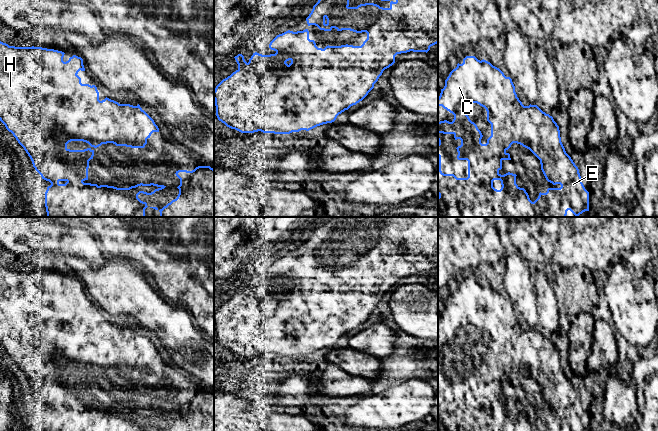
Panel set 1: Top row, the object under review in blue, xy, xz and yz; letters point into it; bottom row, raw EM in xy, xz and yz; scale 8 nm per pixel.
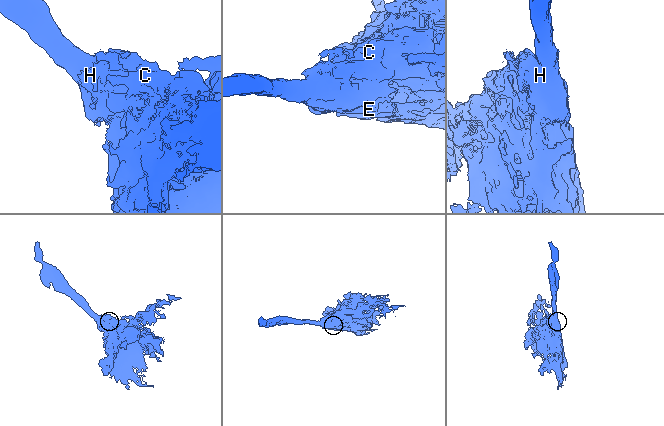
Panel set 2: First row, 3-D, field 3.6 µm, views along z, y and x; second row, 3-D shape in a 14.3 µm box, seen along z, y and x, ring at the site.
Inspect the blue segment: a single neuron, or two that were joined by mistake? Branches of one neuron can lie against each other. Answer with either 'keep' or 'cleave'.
keep

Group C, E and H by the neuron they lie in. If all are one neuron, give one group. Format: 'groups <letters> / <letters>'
groups C E H

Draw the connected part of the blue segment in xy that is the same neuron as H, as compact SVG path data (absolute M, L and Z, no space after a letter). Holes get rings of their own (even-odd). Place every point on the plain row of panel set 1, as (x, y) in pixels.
M0 265L0 345L24 372L32 385L33 391L41 399L42 403L51 407L45 416L45 431L148 431L146 426L143 426L138 422L138 419L140 417L152 419L156 415L164 413L166 410L154 407L140 407L129 412L117 412L108 409L98 410L97 408L85 407L84 405L88 404L89 385L93 383L94 380L94 374L91 373L92 371L97 372L102 368L113 367L116 370L144 372L147 368L147 363L150 362L151 358L153 356L159 356L158 350L155 348L154 344L140 331L139 328L137 330L130 328L119 328L118 326L107 321L100 325L97 311L95 309L91 310L89 308L82 308L81 302L77 299L80 294L85 295L83 283L73 279L68 285L64 286L64 278L65 277L62 275L42 271L9 270L8 268ZM71 365L83 365L88 367L91 371L84 374L70 374L67 372L67 368Z

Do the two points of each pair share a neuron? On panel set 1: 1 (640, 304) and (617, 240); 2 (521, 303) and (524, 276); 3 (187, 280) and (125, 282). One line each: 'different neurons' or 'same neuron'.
1: different neurons
2: same neuron
3: different neurons

